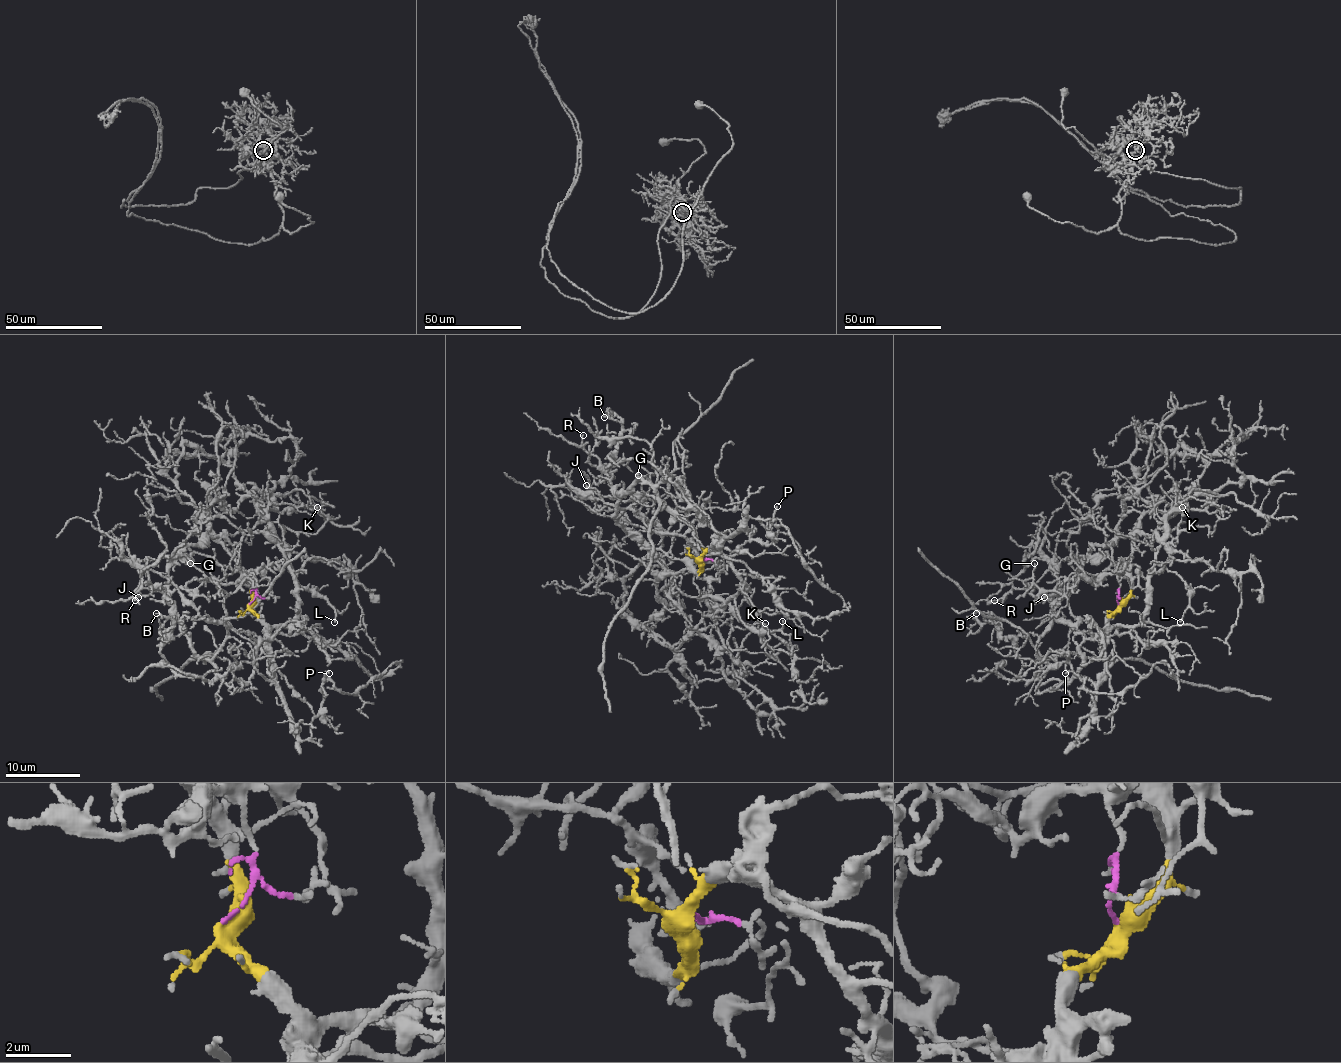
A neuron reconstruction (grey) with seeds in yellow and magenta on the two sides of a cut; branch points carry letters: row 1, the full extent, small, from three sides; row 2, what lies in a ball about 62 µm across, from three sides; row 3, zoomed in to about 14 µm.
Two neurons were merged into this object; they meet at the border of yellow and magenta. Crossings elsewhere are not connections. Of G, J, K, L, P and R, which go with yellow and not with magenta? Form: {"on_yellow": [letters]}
{"on_yellow": ["G", "K", "L", "P"]}

